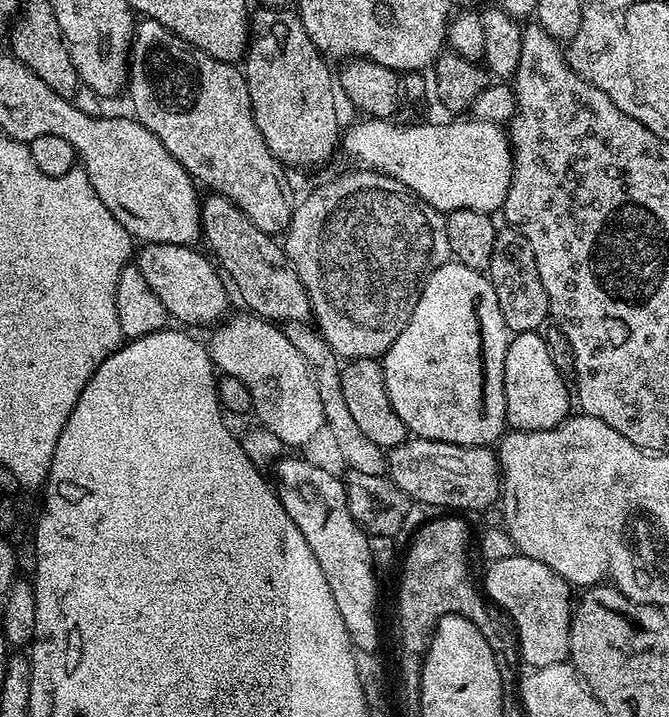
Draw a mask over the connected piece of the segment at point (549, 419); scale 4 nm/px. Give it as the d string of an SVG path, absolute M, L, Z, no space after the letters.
M539 331L513 335L508 342L504 363L507 427L518 432L541 432L557 428L568 419L570 388L564 385L564 380L550 359L550 350L546 350L546 342Z

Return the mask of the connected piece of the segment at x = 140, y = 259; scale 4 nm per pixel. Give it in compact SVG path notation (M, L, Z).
M145 243L141 248L144 249L141 252L139 249L135 253L134 267L140 271L142 278L146 278L146 282L150 282L150 288L154 290L154 294L158 294L162 306L166 306L168 315L173 321L215 325L225 319L229 311L227 310L229 289L226 287L225 277L207 255L204 257L202 253L195 252L197 250L195 247L187 244Z

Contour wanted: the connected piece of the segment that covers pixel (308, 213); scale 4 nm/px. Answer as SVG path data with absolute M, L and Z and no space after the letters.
M356 170L360 172L344 172L337 180L332 180L329 184L324 184L321 188L316 188L304 201L297 203L292 210L292 221L288 231L282 240L282 247L288 260L292 263L292 269L298 274L302 286L308 292L308 300L312 304L312 316L315 327L326 338L326 342L336 351L336 355L341 358L370 358L371 356L380 358L385 352L390 350L394 338L406 330L410 318L414 314L414 306L418 306L420 295L424 289L424 283L442 265L449 263L452 251L450 242L446 238L446 216L439 212L434 206L430 206L421 196L415 196L411 190L402 182L398 182L393 176L387 176L381 172L371 170Z

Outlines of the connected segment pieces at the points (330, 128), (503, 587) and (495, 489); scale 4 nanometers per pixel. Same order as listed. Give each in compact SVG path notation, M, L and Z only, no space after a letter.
M257 8L250 16L251 39L242 64L254 122L266 146L270 146L280 163L289 169L324 164L342 144L334 72L328 69L329 61L320 55L314 42L310 42L310 34L306 34L295 11Z
M519 554L498 558L487 567L483 591L493 605L496 603L502 611L508 612L509 618L516 623L516 640L520 643L521 658L529 664L527 667L535 670L565 663L569 659L570 626L574 611L573 589L568 581L563 580L550 566Z
M409 438L391 449L387 458L387 475L412 502L432 504L437 510L488 508L502 495L500 462L488 446L464 448L460 444Z

